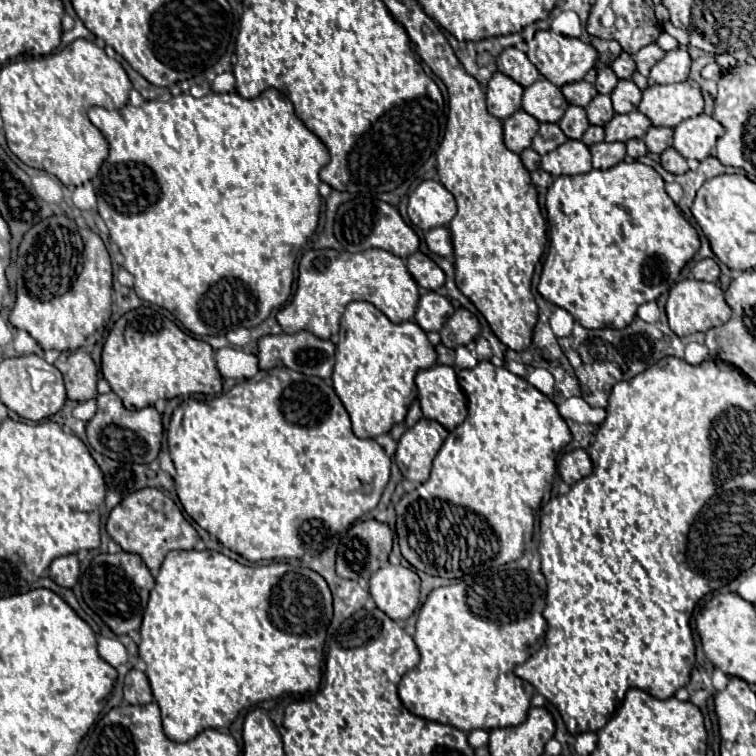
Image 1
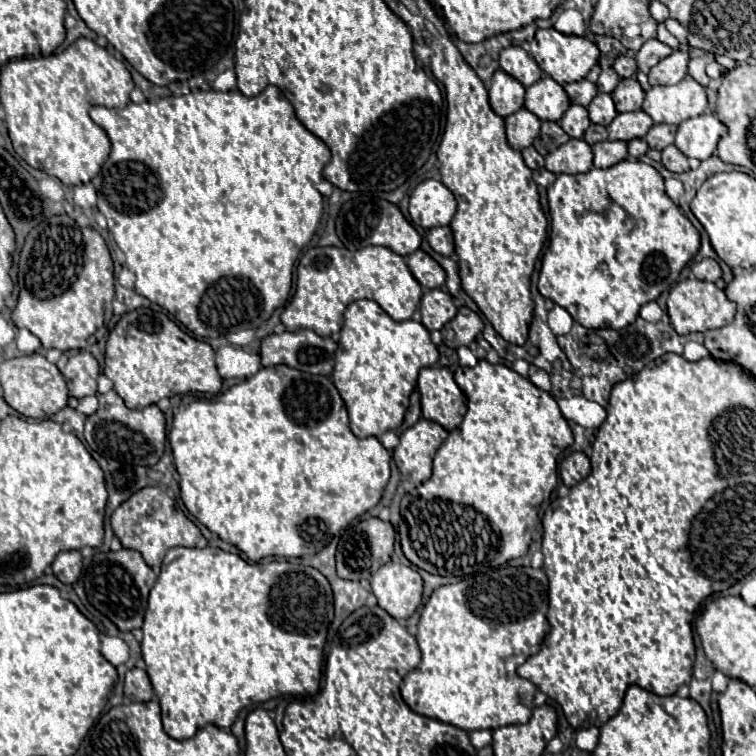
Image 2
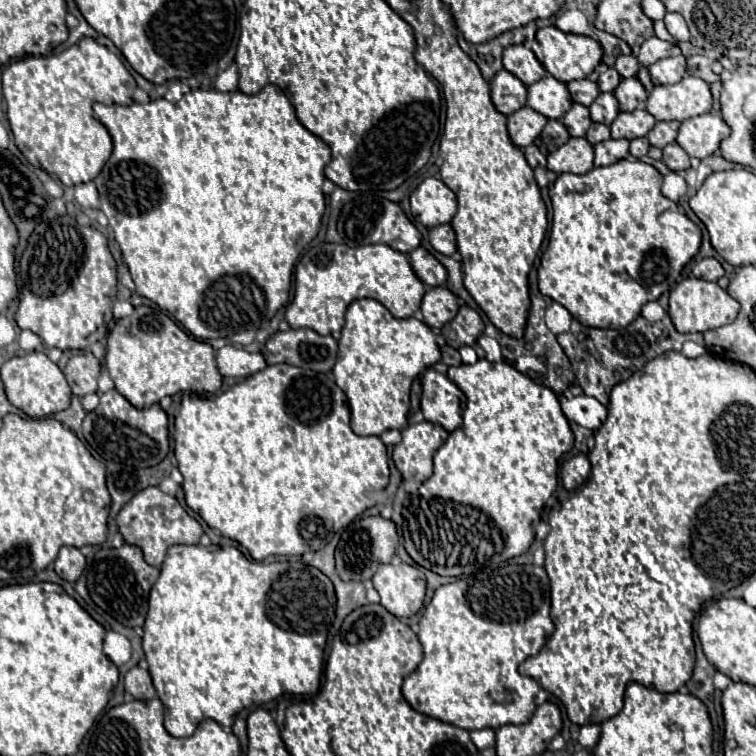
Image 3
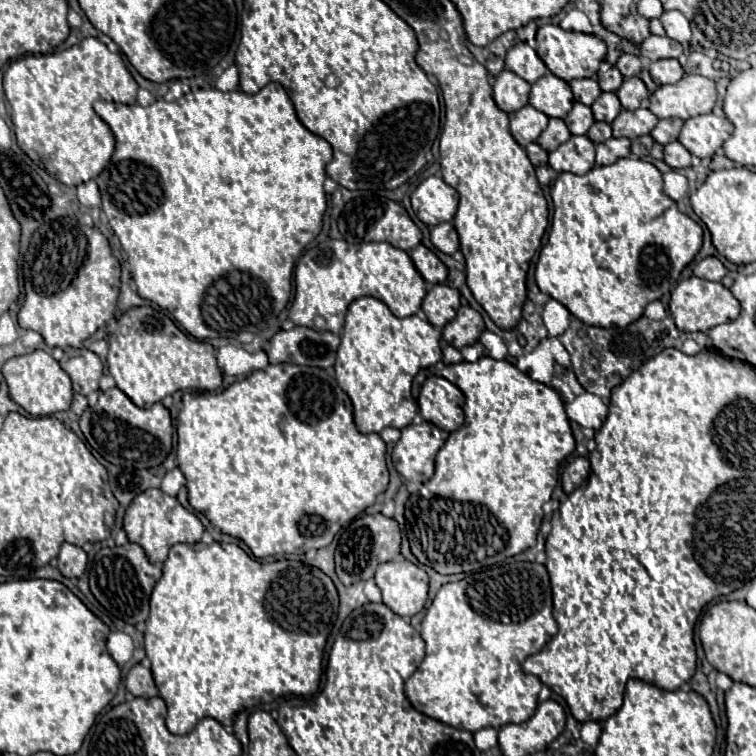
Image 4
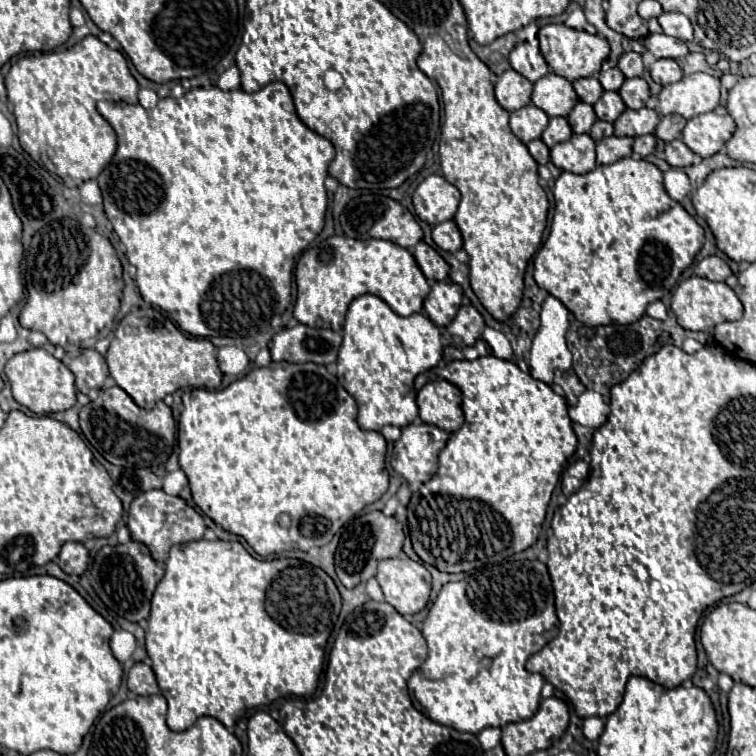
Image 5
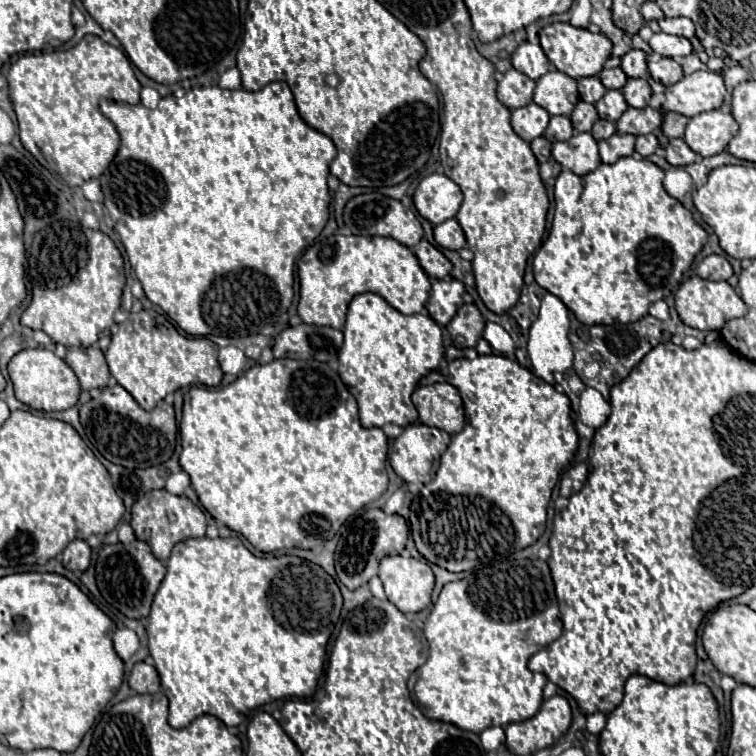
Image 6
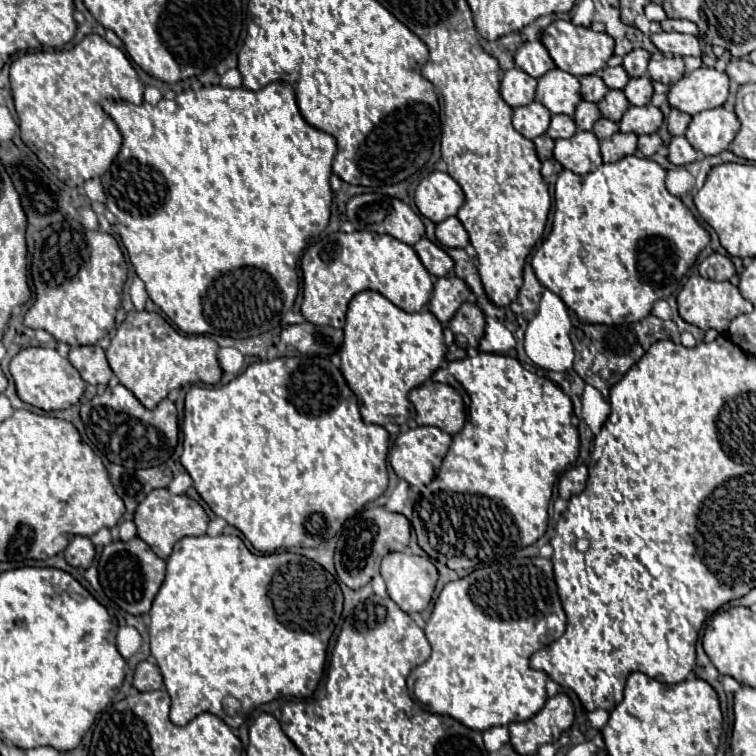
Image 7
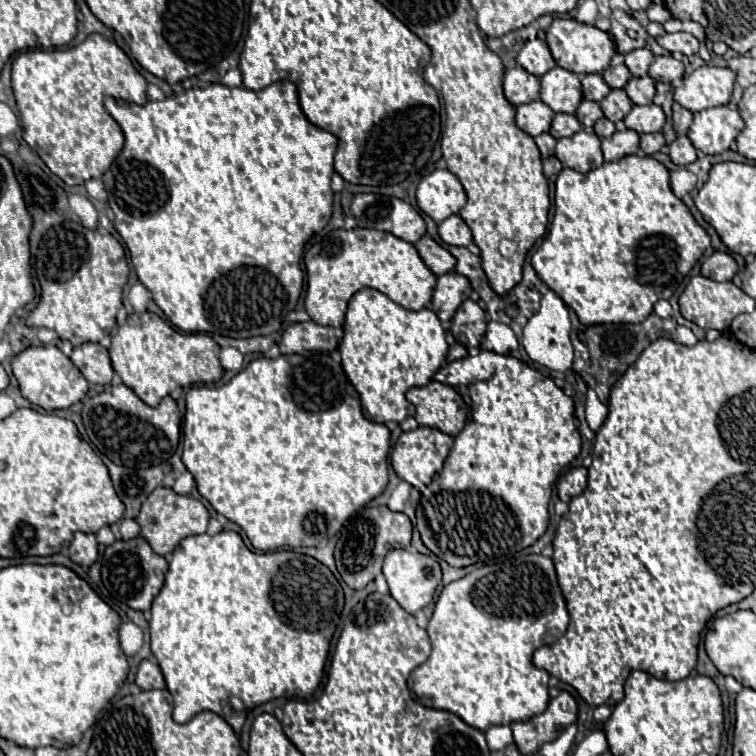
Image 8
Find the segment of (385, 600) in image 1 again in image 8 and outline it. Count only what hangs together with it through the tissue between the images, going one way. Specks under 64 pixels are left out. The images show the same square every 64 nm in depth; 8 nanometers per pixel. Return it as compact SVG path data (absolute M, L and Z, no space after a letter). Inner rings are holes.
M390 550L390 554L386 554L384 576L390 586L392 598L398 600L398 604L410 614L422 610L426 604L430 604L438 584L442 582L442 570L434 556L426 556L420 552L408 552L408 550Z

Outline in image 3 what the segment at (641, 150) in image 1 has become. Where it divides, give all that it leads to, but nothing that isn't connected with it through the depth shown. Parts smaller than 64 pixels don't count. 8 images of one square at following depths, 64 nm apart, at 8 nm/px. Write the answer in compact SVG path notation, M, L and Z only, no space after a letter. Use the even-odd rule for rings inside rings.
M634 138L634 140L630 142L630 154L632 154L634 158L646 156L646 154L648 154L648 148L650 148L648 138Z

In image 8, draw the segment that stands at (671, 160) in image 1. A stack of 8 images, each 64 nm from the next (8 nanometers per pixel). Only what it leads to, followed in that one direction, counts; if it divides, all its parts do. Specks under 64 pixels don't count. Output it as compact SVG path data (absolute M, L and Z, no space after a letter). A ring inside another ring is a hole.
M678 136L668 148L670 148L670 158L672 158L672 162L678 164L678 166L692 164L692 162L698 158L697 150L692 146L692 142L690 142L688 136Z

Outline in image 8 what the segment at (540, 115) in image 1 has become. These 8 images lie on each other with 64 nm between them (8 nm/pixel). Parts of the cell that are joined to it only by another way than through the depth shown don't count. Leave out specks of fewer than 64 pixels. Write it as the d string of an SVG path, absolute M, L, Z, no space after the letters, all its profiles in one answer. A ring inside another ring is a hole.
M560 66L548 70L542 78L540 100L548 104L554 112L574 114L582 102L582 86L574 72L568 72Z

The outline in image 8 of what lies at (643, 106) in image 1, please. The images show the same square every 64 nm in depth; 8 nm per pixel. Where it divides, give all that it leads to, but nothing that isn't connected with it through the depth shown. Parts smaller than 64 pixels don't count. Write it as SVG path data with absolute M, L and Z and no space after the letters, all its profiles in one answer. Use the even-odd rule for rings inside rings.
M706 64L694 70L692 76L682 78L682 84L674 90L674 100L692 112L722 106L730 102L734 82L736 74L728 66L718 68Z

